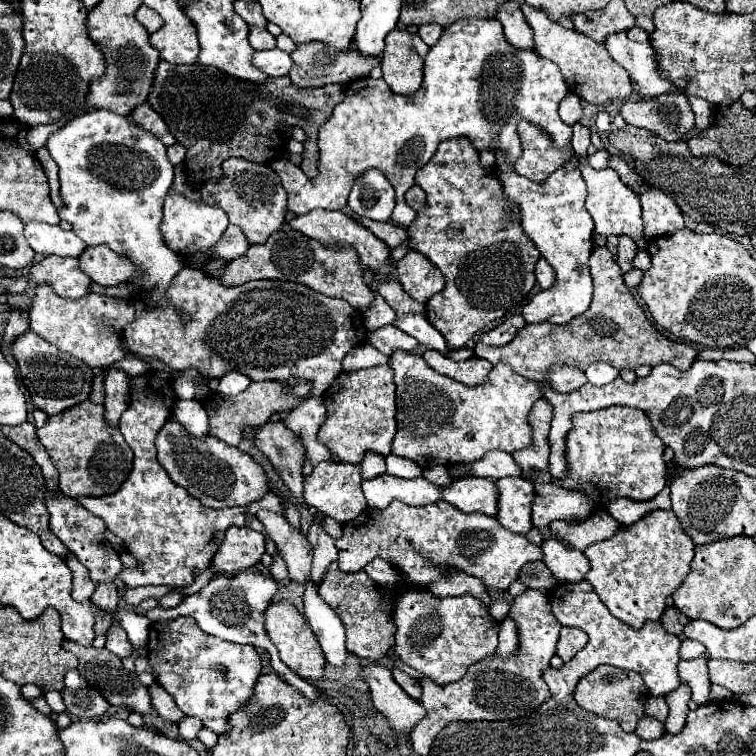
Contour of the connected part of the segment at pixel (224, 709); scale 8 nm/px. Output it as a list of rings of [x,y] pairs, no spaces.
[[[192,617],[150,625],[148,661],[158,675],[158,683],[174,697],[184,715],[198,717],[216,735],[230,731],[228,715],[238,711],[252,695],[260,677],[260,657],[252,645],[230,643],[206,635]]]

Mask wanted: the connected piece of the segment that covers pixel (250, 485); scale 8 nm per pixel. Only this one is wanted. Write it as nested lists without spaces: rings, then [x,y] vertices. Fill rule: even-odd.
[[[172,415],[156,437],[158,461],[170,479],[194,495],[204,507],[222,509],[234,505],[248,505],[268,491],[264,469],[238,447],[230,447],[218,437],[190,437],[186,429]]]

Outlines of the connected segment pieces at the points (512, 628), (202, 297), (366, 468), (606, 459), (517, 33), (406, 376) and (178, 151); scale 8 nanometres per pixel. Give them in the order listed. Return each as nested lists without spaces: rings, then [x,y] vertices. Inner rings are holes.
[[[504,619],[500,623],[500,643],[496,647],[496,655],[502,657],[512,657],[518,653],[518,633],[516,633],[516,625],[512,619]]]
[[[182,269],[168,287],[168,305],[146,305],[136,299],[136,319],[126,325],[128,349],[152,359],[164,361],[172,369],[196,367],[206,379],[220,379],[226,371],[236,369],[252,381],[286,381],[290,377],[312,383],[312,395],[322,395],[342,371],[342,359],[354,347],[366,343],[368,331],[362,323],[362,313],[344,299],[332,299],[310,287],[288,281],[248,281],[238,287],[226,287],[218,279],[208,277],[198,269]],[[176,309],[184,309],[192,319],[182,327]]]
[[[366,453],[364,461],[362,461],[362,477],[364,479],[374,479],[378,475],[386,473],[386,463],[382,455],[376,453]]]
[[[606,407],[590,413],[576,413],[572,417],[572,429],[566,435],[566,475],[560,479],[562,487],[568,491],[584,493],[594,509],[592,513],[606,511],[606,505],[614,499],[628,497],[634,501],[648,501],[656,497],[666,487],[666,461],[664,461],[666,445],[654,433],[650,419],[646,413],[632,407]]]
[[[516,1],[502,3],[496,19],[502,23],[504,37],[512,47],[522,49],[522,51],[534,49],[534,39],[532,39],[532,33],[530,33],[530,25],[526,25],[526,19],[522,17],[520,5]]]
[[[394,351],[390,357],[390,367],[394,369],[396,383],[396,435],[392,441],[392,455],[414,461],[422,469],[432,469],[436,465],[454,465],[454,463],[474,463],[482,459],[488,451],[518,451],[532,445],[532,427],[528,425],[528,413],[536,399],[542,397],[542,385],[550,383],[558,393],[570,393],[580,389],[586,383],[584,371],[576,367],[552,367],[546,375],[546,381],[530,381],[510,369],[506,363],[498,363],[488,373],[488,383],[468,387],[446,375],[436,373],[426,365],[426,361],[416,353]]]
[[[174,143],[168,147],[168,159],[172,165],[180,165],[184,161],[184,155],[186,155],[186,149],[182,149],[180,143]]]

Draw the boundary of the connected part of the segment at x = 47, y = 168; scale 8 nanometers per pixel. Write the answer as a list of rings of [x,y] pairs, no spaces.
[[[42,147],[37,152],[38,160],[40,161],[46,176],[48,177],[48,183],[50,187],[50,197],[54,203],[56,209],[62,206],[62,200],[59,193],[59,178],[58,178],[58,166],[51,158],[46,147]]]

